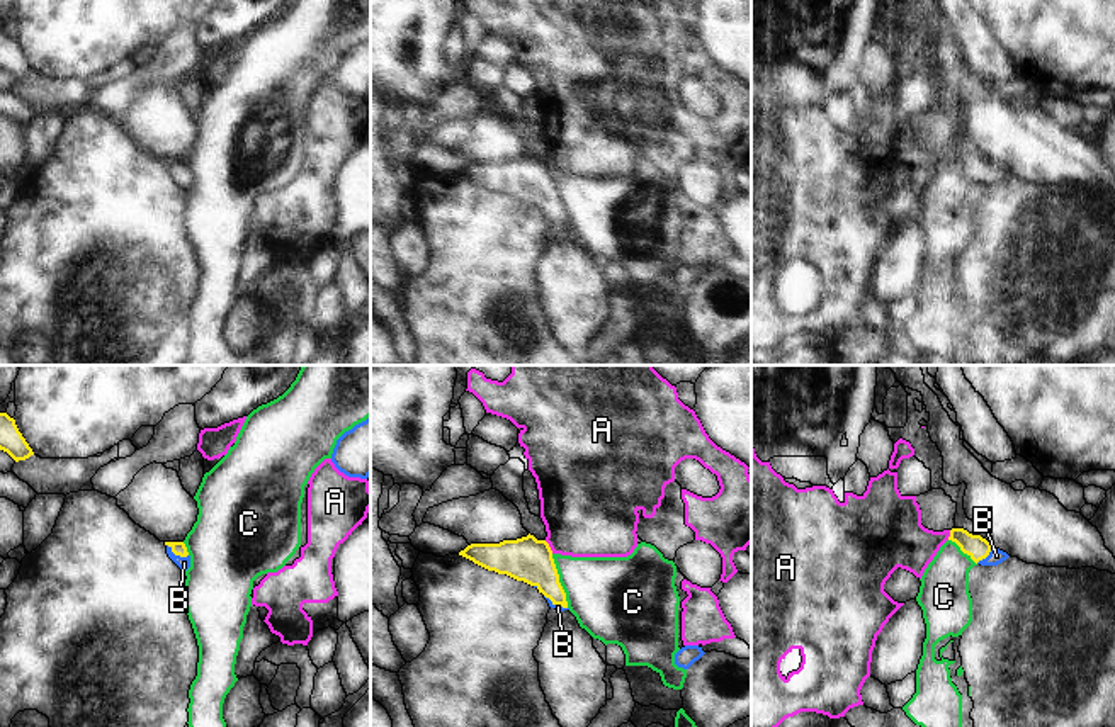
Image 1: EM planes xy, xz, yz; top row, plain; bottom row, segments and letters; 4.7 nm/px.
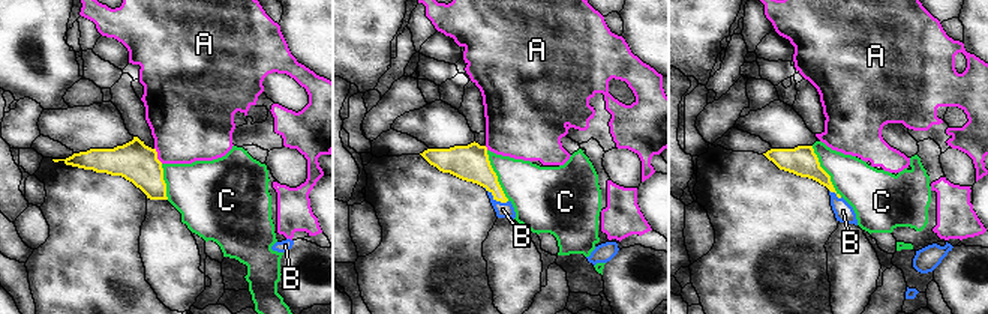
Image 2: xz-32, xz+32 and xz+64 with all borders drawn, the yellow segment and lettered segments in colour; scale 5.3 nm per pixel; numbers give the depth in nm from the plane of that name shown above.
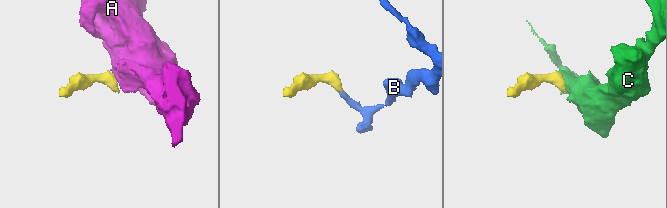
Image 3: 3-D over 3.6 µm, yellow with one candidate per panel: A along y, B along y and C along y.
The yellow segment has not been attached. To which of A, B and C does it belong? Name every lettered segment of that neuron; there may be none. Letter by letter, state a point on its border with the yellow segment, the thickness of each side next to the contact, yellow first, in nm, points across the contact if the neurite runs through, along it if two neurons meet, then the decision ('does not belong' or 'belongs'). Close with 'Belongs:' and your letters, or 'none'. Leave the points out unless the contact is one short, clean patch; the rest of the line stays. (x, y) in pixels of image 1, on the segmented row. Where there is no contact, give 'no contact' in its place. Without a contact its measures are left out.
A: meets yellow in xz at (549, 547); 220 nm thick on the yellow side, 440 nm on the other; border along xz (544, 541), (553, 552); does not belong
B: meets yellow in xy at (177, 554); 60 nm thick on the yellow side, 60 nm on the other; runs through xy (177, 547), (177, 554), (184, 563); belongs
C: meets yellow in xz at (558, 581); 220 nm thick on the yellow side, 360 nm on the other; border along xz (551, 554), (568, 607); does not belong
Belongs: B

